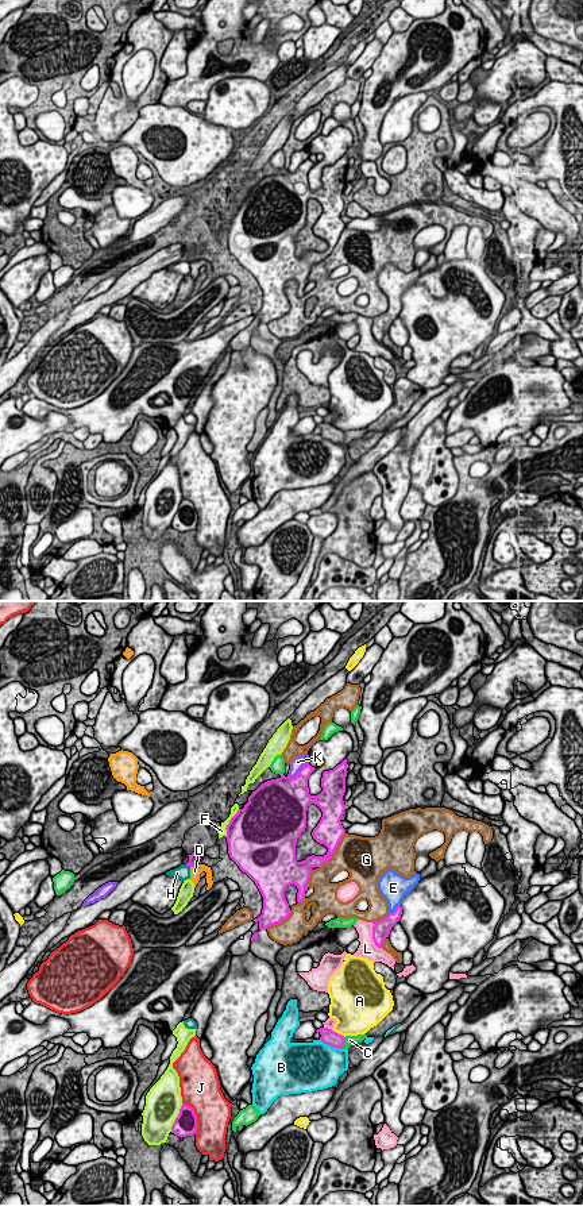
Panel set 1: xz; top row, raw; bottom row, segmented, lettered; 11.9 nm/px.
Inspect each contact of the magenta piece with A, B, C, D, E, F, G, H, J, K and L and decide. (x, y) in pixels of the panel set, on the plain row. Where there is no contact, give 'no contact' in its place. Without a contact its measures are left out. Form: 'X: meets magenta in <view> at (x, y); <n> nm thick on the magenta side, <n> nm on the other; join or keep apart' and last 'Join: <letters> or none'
A: meets magenta in xz at (338, 428); 180 nm thick on the magenta side, 380 nm on the other; keep apart
B: meets magenta in xz at (329, 439); 180 nm thick on the magenta side, 480 nm on the other; keep apart
C: meets magenta in xz at (343, 438); 180 nm thick on the magenta side, 130 nm on the other; keep apart
D: meets magenta in xz at (193, 261); 120 nm thick on the magenta side, 130 nm on the other; keep apart
E: meets magenta in xz at (396, 304); 170 nm thick on the magenta side, 320 nm on the other; join
F: meets magenta in xz at (230, 218); 500 nm thick on the magenta side, 120 nm on the other; keep apart
G: meets magenta in xz at (335, 245); 320 nm thick on the magenta side, 440 nm on the other; keep apart
H: meets magenta in xz at (188, 259); 120 nm thick on the magenta side, 170 nm on the other; keep apart
J: meets magenta in xz at (195, 511); 280 nm thick on the magenta side, 420 nm on the other; keep apart
K: meets magenta in xz at (298, 168); 380 nm thick on the magenta side, 160 nm on the other; keep apart
L: meets magenta in xz at (373, 331); 220 nm thick on the magenta side, 220 nm on the other; keep apart
Join: E

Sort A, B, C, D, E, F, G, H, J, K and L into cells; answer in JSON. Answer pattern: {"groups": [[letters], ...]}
{"groups": [["A"], ["B"], ["C"], ["D"], ["E"], ["F"], ["G"], ["H"], ["J"], ["K"], ["L"]]}

